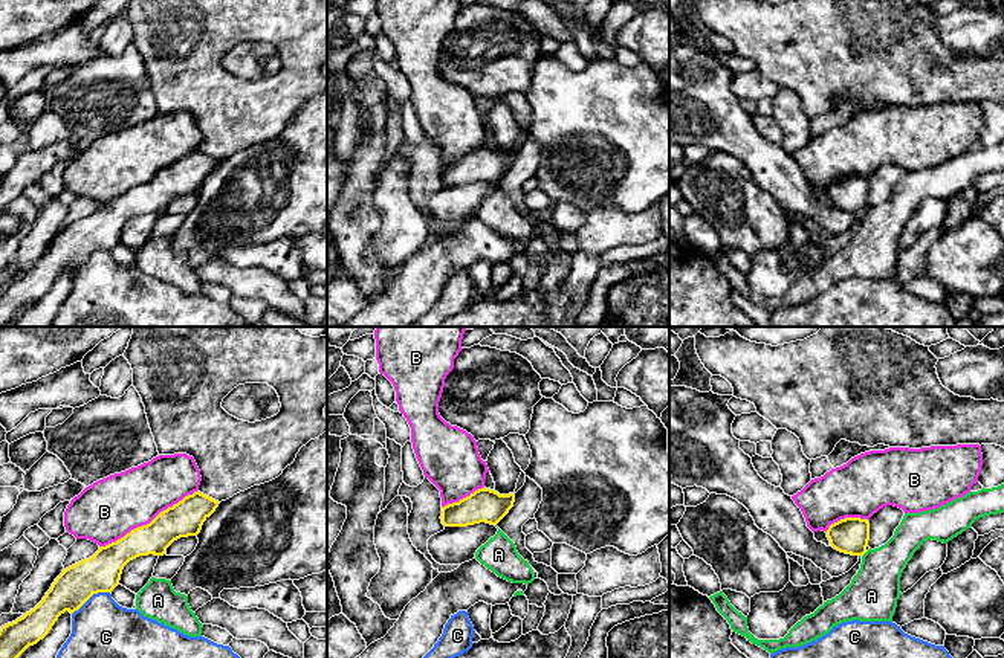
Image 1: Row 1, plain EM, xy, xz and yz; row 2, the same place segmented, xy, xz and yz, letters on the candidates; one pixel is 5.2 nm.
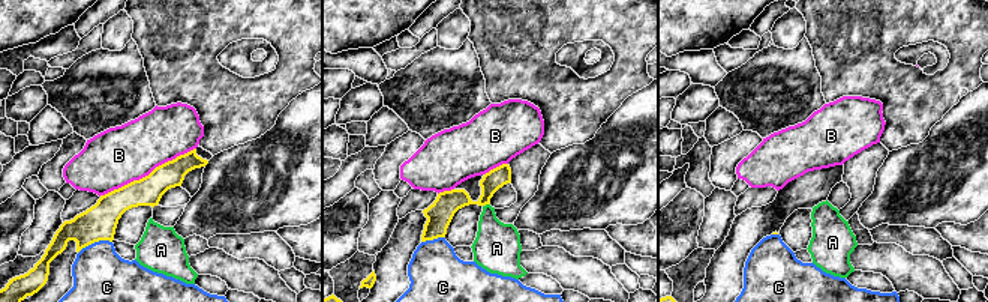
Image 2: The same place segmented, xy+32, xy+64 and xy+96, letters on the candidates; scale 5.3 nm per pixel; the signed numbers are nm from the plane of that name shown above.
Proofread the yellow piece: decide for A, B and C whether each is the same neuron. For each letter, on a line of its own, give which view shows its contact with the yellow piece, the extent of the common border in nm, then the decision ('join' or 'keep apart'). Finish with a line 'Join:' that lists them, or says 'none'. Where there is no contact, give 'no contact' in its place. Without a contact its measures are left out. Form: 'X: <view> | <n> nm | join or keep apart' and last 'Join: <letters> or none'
A: yz | 40 nm | keep apart
B: xy | 600 nm | keep apart
C: xy | 240 nm | keep apart
Join: none

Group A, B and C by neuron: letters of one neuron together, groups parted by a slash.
A / B / C

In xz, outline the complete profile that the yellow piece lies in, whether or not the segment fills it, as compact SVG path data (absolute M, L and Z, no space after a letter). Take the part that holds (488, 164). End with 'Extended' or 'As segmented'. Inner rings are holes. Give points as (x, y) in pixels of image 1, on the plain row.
M478 147L458 160L442 165L445 185L468 185L480 180L497 183L513 165L515 151L500 153L491 147Z. As segmented

